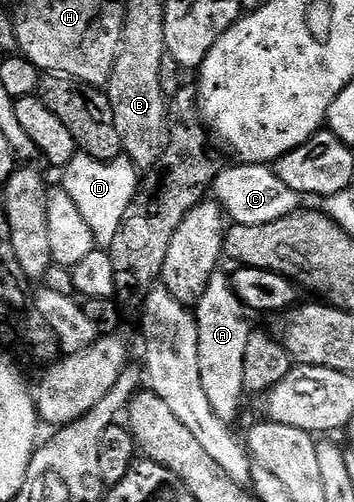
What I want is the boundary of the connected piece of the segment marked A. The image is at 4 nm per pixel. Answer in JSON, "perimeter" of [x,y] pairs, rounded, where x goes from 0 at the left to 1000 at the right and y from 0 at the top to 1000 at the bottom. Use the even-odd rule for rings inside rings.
{"perimeter":[[[636,542],[605,544],[588,574],[548,625],[559,651],[559,719],[565,721],[565,755],[602,823],[624,839],[655,843],[684,807],[695,781],[689,759],[689,705],[712,661],[701,639],[703,622],[686,602],[667,590],[658,562]]]}

